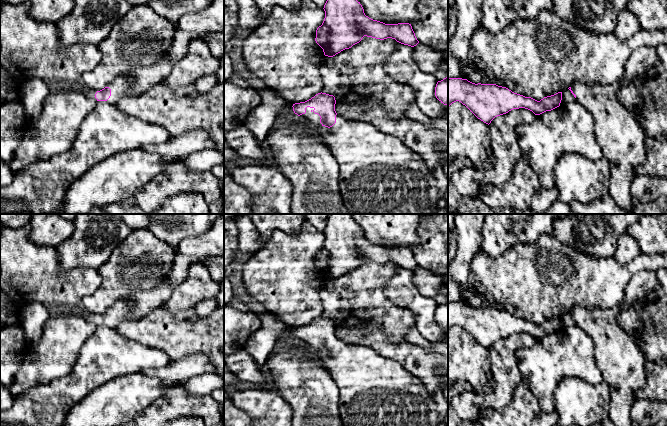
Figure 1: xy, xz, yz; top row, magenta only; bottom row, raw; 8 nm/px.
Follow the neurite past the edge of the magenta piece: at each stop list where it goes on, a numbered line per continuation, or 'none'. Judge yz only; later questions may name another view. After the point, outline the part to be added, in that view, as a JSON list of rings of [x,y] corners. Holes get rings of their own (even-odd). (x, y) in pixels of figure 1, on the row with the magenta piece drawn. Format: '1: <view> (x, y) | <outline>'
1: yz (623, 142) | [[[641,47],[635,50],[626,62],[624,74],[619,82],[586,84],[578,80],[571,86],[571,90],[576,95],[576,102],[584,106],[592,115],[597,143],[603,157],[610,165],[609,194],[620,207],[626,210],[634,208],[630,188],[635,177],[635,168],[645,161],[648,139],[644,130],[639,126],[637,117],[619,102],[617,94],[623,86],[656,66],[658,61],[659,56],[655,47]]]

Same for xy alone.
1: xy (139, 79) | [[[213,0],[201,12],[182,15],[175,25],[174,39],[165,58],[158,62],[135,66],[126,75],[116,77],[107,85],[111,89],[111,96],[106,102],[116,106],[123,97],[136,97],[146,93],[170,74],[172,67],[187,54],[188,44],[192,40],[197,38],[203,39],[206,34],[216,32],[224,32],[224,0]]]

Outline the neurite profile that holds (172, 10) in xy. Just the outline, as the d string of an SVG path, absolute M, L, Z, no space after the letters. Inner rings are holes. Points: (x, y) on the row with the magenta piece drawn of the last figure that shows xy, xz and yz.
M149 0L148 6L159 16L177 24L185 13L198 13L205 10L213 0Z

